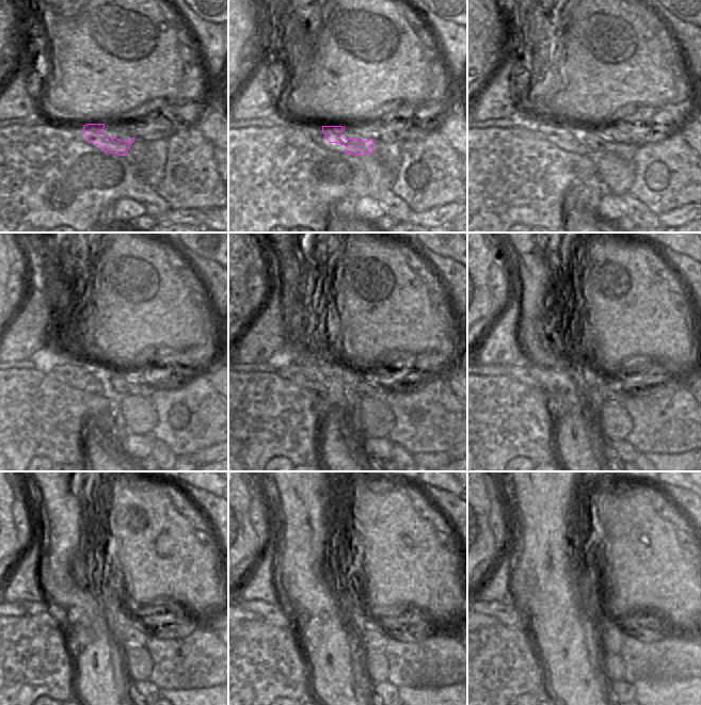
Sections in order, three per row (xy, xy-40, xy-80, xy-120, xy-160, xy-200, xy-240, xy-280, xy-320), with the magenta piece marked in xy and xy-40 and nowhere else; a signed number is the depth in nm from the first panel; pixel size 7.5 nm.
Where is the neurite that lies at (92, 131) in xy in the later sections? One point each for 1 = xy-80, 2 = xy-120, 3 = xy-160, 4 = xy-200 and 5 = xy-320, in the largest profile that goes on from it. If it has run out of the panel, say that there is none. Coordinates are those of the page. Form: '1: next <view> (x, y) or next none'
1: next xy-80 (601, 144)
2: next xy-120 (122, 385)
3: next xy-160 (366, 387)
4: next xy-200 (610, 390)
5: next xy-320 (611, 636)

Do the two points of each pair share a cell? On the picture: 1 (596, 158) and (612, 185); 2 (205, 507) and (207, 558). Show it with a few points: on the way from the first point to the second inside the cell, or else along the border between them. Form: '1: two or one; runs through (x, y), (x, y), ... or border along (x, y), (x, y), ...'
1: one; runs through (603, 164), (612, 174), (612, 178)
2: two; border along (190, 500), (209, 525)

